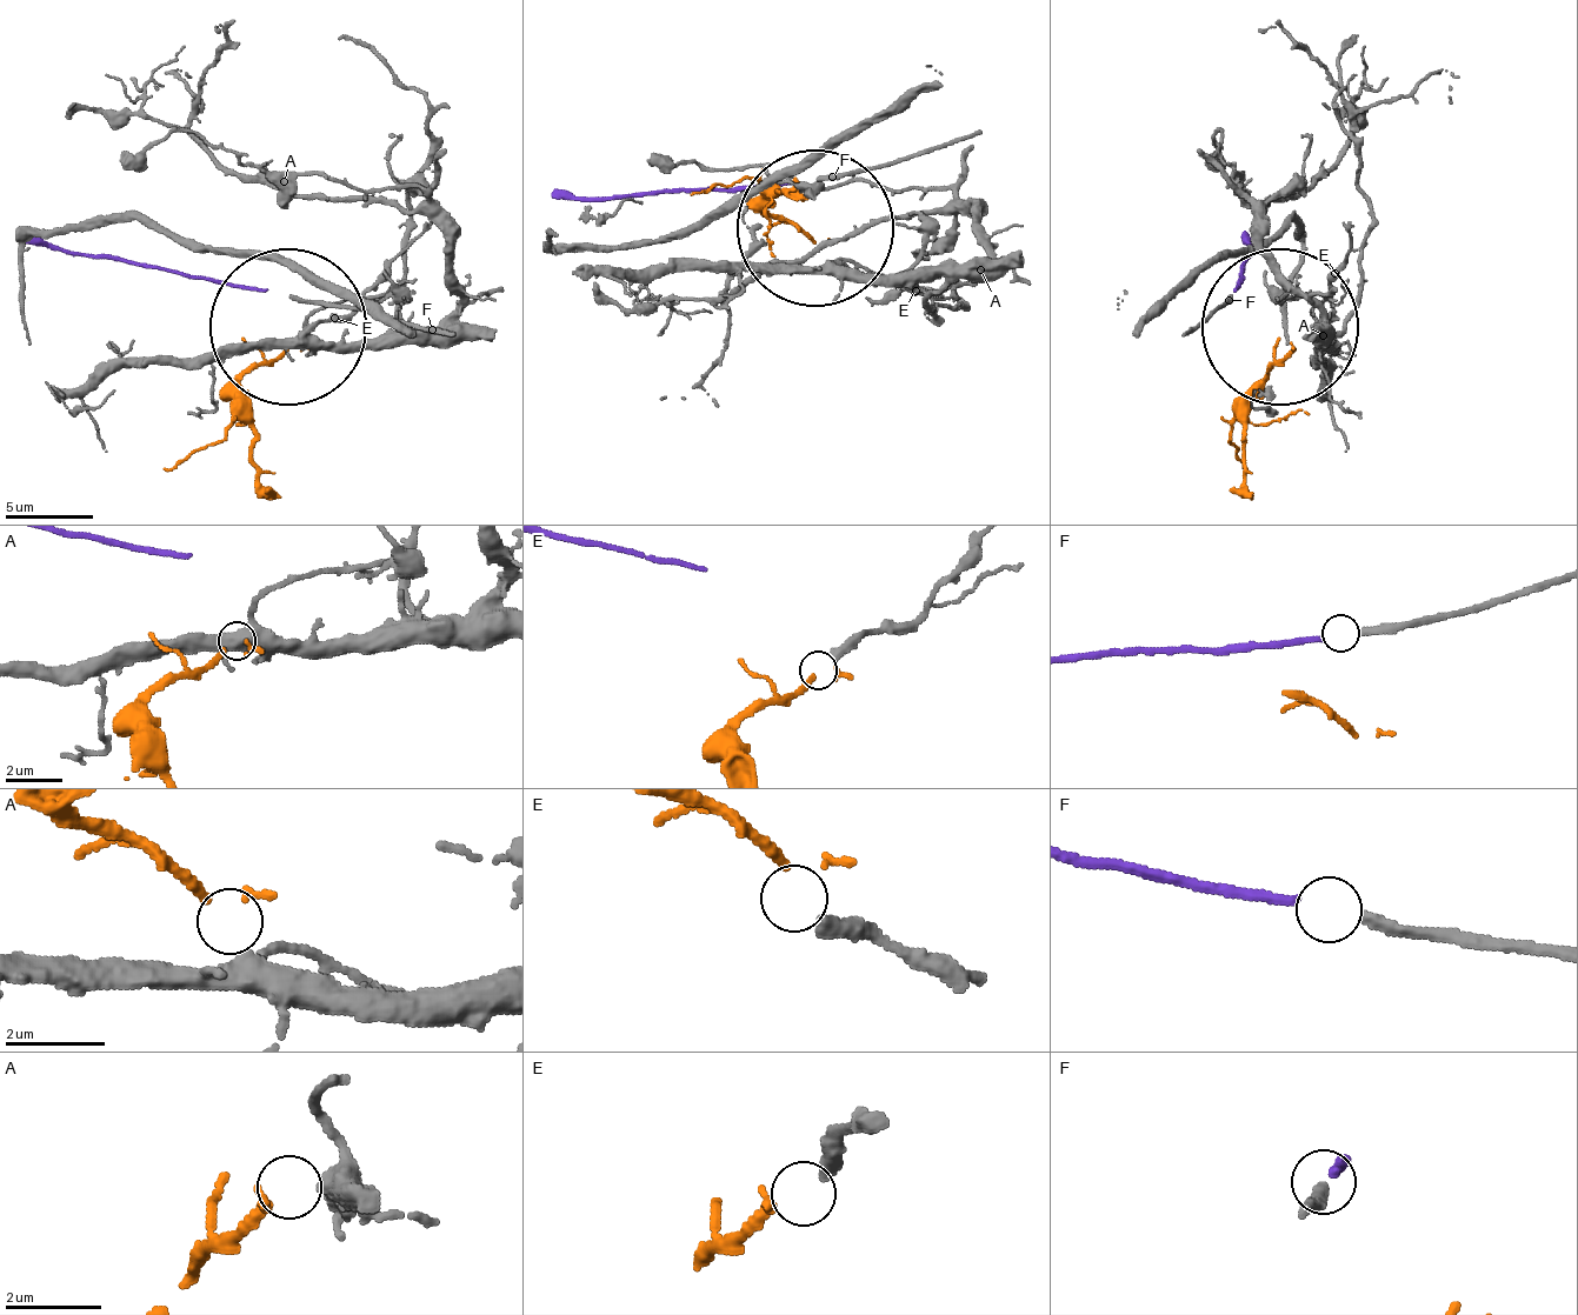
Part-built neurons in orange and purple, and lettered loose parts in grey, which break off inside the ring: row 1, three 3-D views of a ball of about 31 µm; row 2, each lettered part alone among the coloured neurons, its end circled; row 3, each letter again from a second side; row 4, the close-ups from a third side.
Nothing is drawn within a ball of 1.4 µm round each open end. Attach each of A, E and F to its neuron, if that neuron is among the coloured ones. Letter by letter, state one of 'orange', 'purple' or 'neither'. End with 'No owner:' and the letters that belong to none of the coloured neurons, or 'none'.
A: orange
E: neither
F: purple
No owner: E

